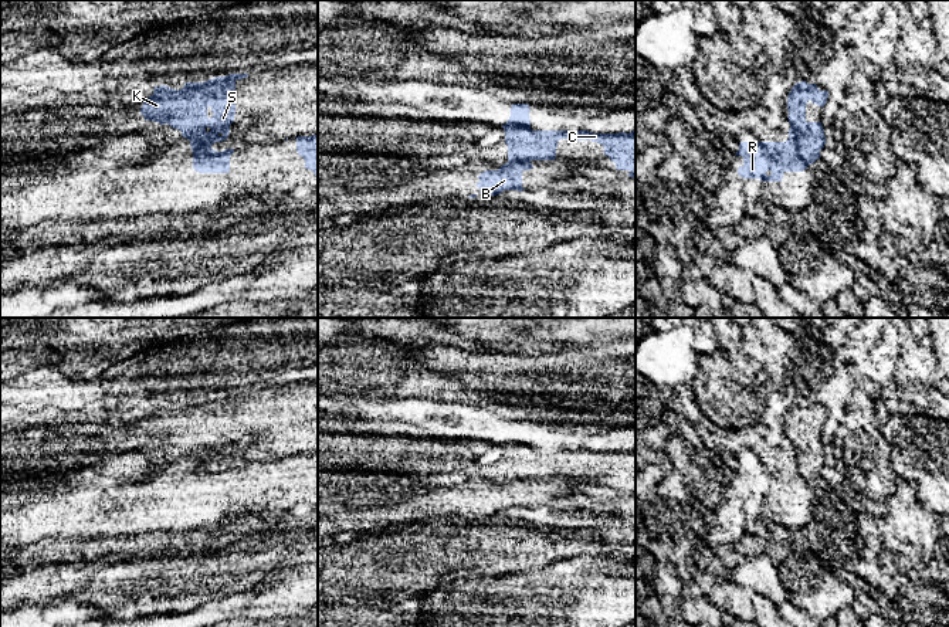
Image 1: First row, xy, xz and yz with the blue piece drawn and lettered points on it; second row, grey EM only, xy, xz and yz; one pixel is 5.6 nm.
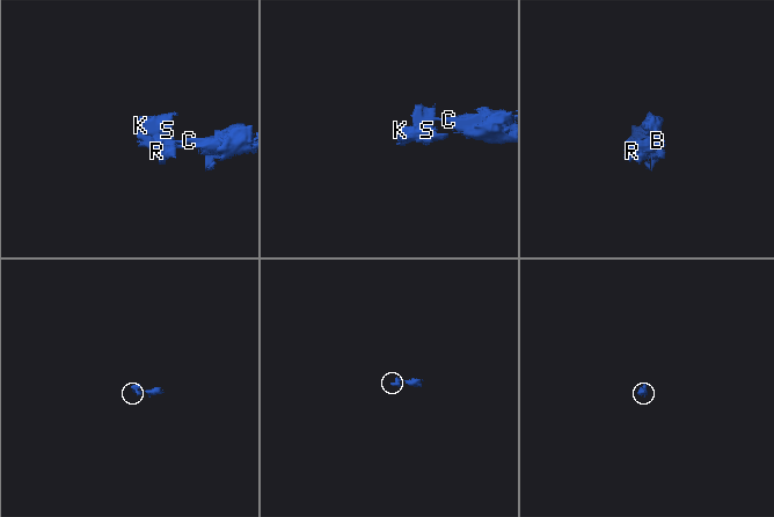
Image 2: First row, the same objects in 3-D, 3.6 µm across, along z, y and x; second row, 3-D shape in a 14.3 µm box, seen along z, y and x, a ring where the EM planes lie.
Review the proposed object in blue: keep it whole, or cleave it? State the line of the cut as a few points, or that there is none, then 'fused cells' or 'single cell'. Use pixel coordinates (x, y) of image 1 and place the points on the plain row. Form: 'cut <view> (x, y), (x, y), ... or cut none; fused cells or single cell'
cut yz (790, 444), (796, 454), (796, 468), (807, 483); fused cells

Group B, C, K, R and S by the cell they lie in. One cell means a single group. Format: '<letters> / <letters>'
B K S / C R

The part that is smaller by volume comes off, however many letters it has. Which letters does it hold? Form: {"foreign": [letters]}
{"foreign": ["B", "K", "S"]}

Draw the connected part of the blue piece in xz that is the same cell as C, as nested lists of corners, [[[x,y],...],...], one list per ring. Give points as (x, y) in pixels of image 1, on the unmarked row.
[[[514,421],[505,443],[508,481],[531,478],[555,478],[560,457],[592,458],[604,465],[604,472],[616,481],[617,488],[628,488],[636,496],[636,448],[626,451],[593,451],[589,448],[532,448],[528,421]]]

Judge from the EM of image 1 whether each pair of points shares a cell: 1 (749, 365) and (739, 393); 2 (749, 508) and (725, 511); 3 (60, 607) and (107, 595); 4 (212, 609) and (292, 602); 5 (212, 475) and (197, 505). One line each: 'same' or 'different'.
1: different
2: different
3: different
4: same
5: different

